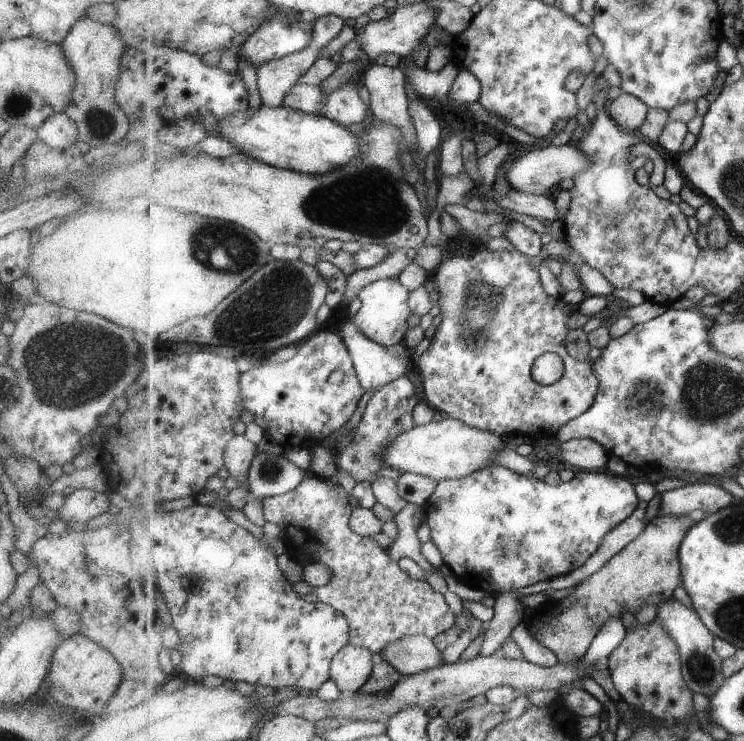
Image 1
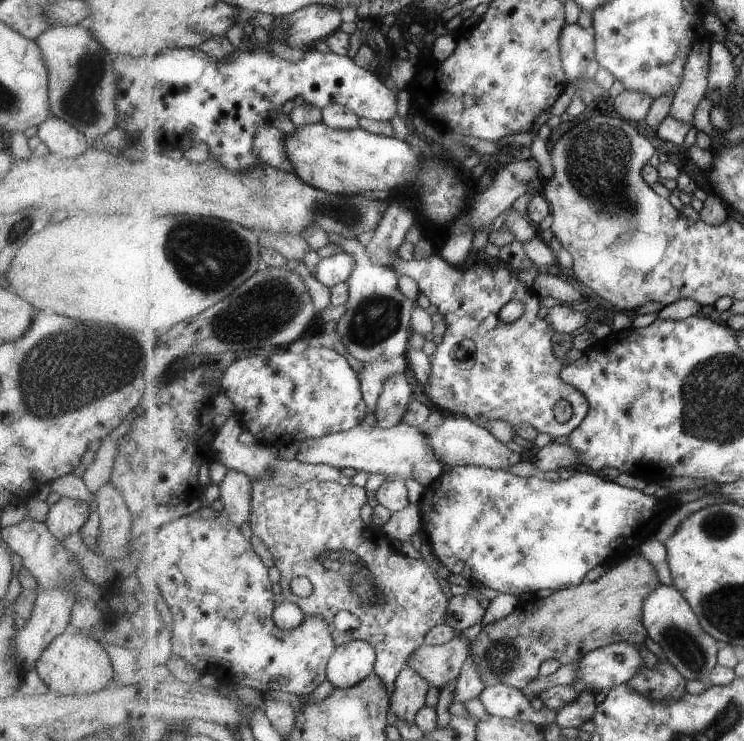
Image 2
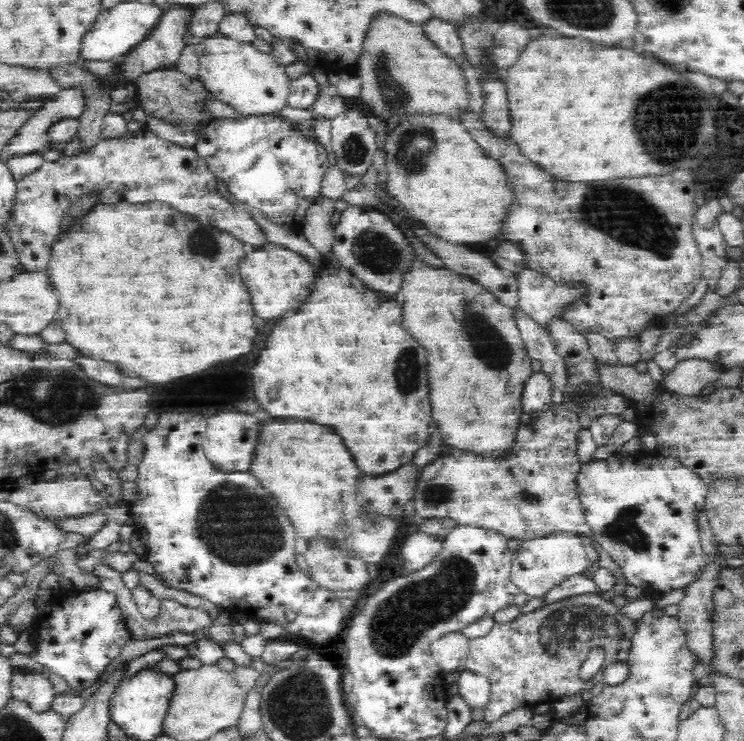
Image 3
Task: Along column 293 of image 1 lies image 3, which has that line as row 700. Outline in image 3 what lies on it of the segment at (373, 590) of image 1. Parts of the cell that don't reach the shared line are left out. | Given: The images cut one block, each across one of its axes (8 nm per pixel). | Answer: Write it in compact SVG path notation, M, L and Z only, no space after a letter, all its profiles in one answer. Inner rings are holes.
M582 594L542 606L536 612L520 614L512 622L496 623L492 630L480 638L470 640L468 658L465 669L475 674L485 675L490 681L490 698L483 710L485 722L494 722L508 712L517 708L533 708L540 703L549 703L558 700L566 694L580 692L589 695L595 684L602 682L604 671L615 663L627 663L630 650L630 640L633 629L633 620L622 616L620 609L611 601L610 594L598 596L596 594ZM593 648L605 650L605 660L602 668L588 682L580 680L579 670Z

